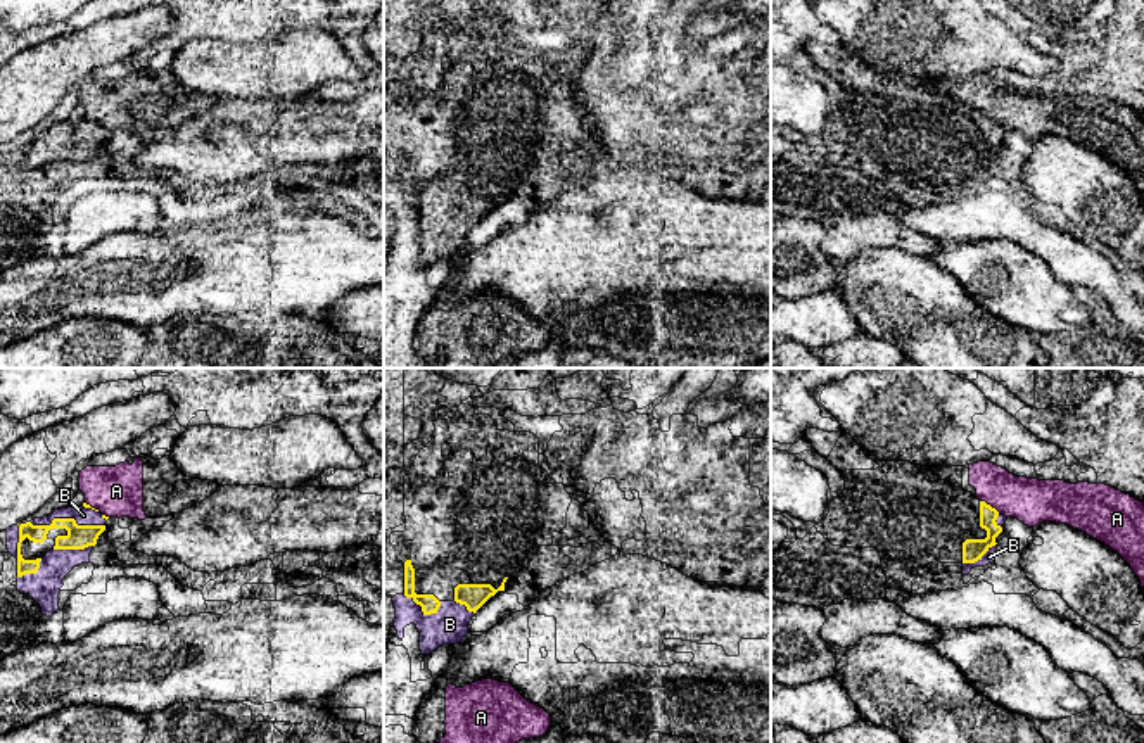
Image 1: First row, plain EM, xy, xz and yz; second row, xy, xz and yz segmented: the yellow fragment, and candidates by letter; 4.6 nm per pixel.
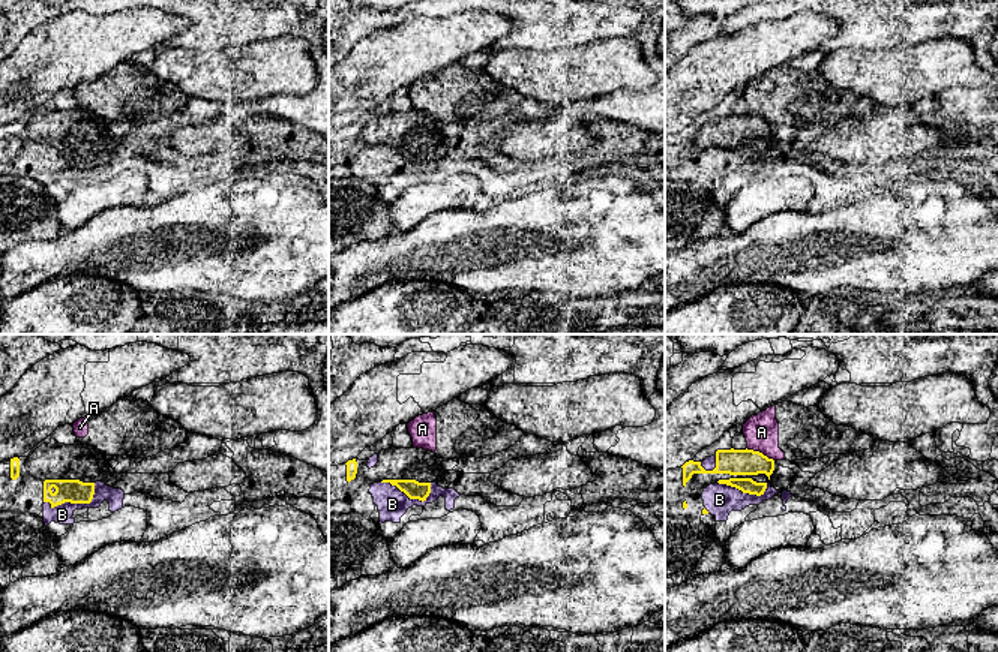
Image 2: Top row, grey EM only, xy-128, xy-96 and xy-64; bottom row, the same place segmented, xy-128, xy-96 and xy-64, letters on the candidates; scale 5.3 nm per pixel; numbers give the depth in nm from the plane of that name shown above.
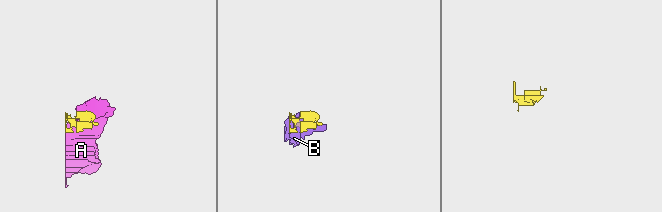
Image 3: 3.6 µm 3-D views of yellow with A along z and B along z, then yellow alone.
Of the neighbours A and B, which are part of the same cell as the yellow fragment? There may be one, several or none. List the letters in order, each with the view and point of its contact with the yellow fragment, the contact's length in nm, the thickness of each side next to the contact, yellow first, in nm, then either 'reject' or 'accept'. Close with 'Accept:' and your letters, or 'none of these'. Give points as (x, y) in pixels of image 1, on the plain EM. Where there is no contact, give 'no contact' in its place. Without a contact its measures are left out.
A: meets yellow in yz at (989, 118); contact 110 nm long; 100 nm thick on the yellow side, 220 nm on the other; reject
B: meets yellow in xy at (68, 132); contact 360 nm long; 110 nm thick on the yellow side, 80 nm on the other; accept
Accept: B

